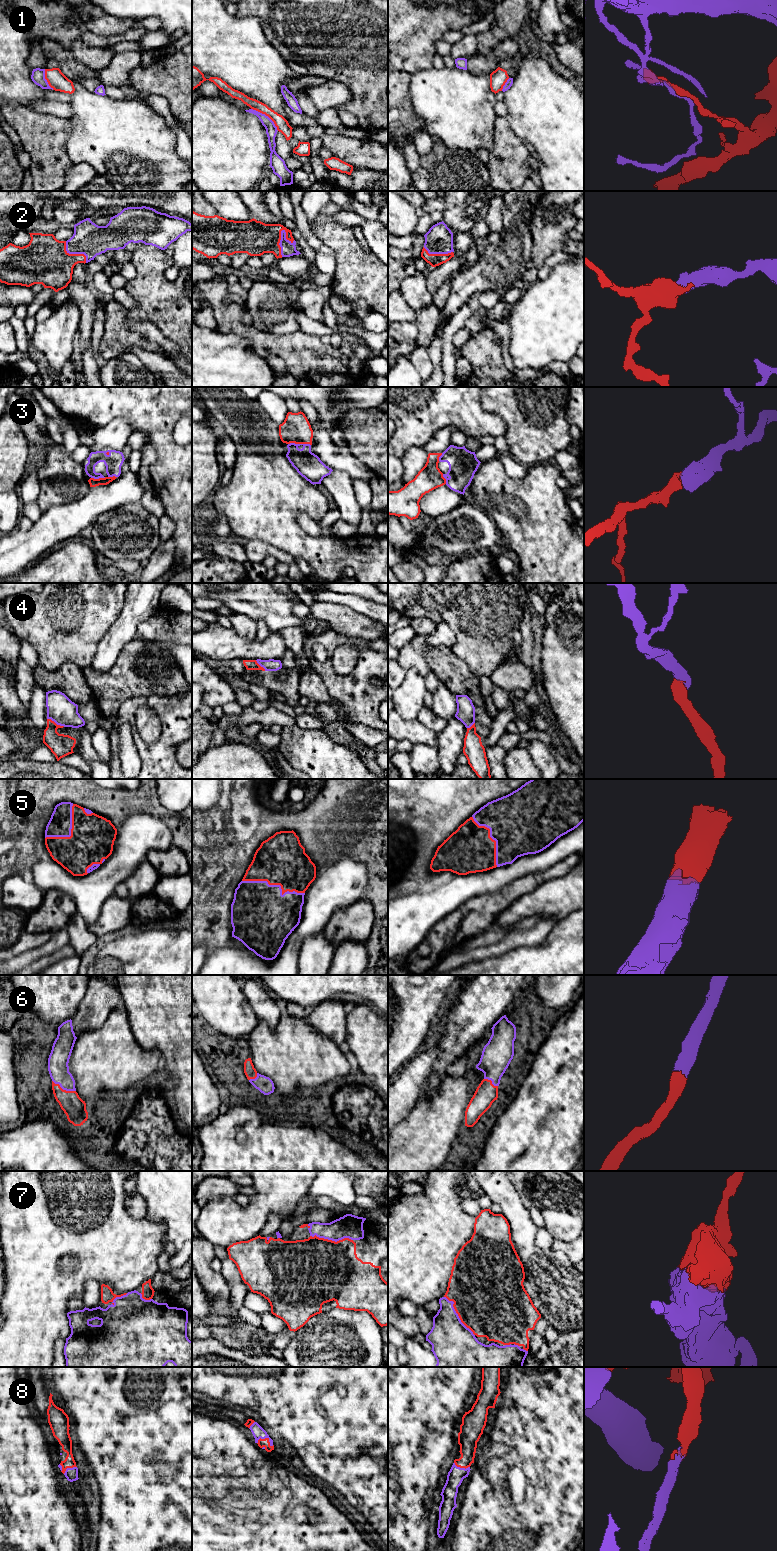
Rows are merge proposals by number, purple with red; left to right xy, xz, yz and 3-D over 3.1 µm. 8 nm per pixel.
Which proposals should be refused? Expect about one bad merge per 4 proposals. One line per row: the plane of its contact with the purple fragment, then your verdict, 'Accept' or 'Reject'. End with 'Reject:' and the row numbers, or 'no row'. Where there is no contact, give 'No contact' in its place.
1: Touches purple in xz. Reject
2: Touches purple in xz. Accept
3: Touches purple in xz. Accept
4: Touches purple in xy. Accept
5: Touches purple in xz. Accept
6: Touches purple in xy. Accept
7: Touches purple in yz. Accept
8: Touches purple in xz. Accept
Reject: 1

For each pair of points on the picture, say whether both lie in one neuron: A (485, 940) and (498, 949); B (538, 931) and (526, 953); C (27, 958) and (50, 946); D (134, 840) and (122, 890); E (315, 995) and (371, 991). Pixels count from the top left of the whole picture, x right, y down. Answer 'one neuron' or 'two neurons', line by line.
A: two neurons
B: two neurons
C: one neuron
D: two neurons
E: one neuron

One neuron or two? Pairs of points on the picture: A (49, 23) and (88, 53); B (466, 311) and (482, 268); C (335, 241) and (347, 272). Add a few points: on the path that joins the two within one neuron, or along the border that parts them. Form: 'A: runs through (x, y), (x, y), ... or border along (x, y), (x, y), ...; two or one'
A: runs through (59, 28), (78, 47); one
B: border along (466, 302), (450, 319); two
C: runs through (343, 249), (347, 253), (347, 264); one

